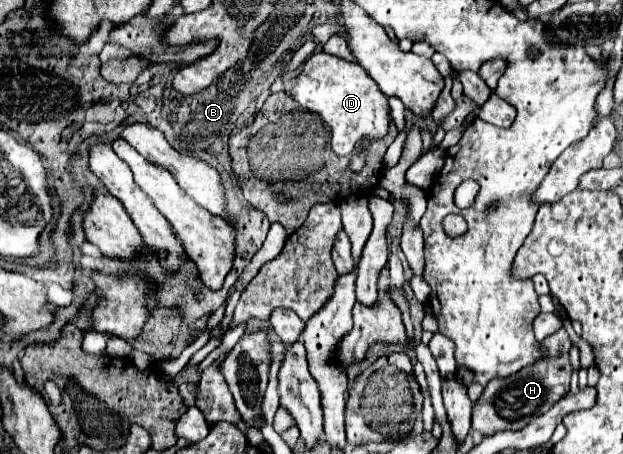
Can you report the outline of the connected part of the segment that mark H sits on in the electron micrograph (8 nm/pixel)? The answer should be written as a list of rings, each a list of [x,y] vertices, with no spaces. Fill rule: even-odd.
[[[559,330],[543,340],[549,356],[539,360],[537,364],[509,376],[503,380],[491,380],[485,388],[479,402],[473,406],[473,430],[483,436],[491,436],[501,430],[521,430],[527,426],[527,420],[533,416],[545,414],[555,402],[559,402],[569,392],[569,382],[573,374],[573,366],[569,360],[571,340],[567,330]]]

